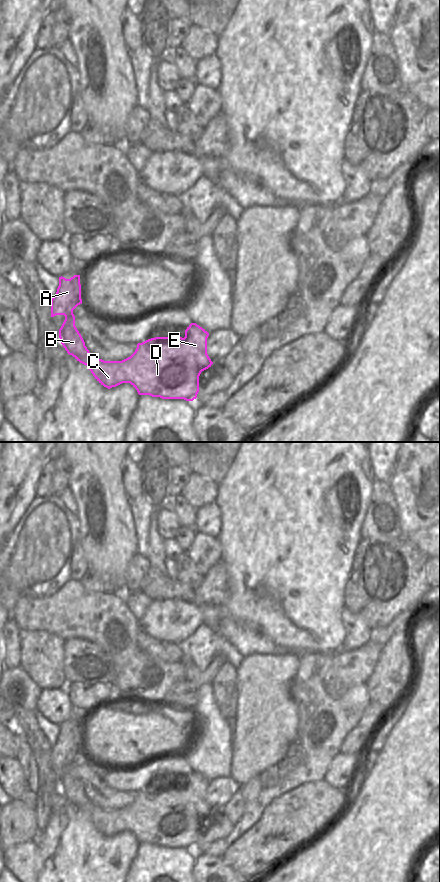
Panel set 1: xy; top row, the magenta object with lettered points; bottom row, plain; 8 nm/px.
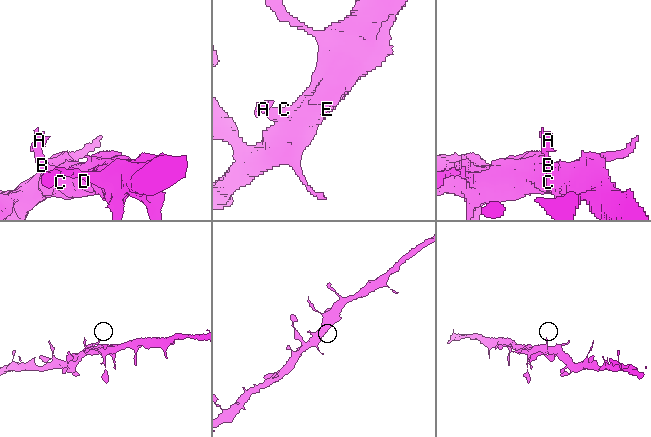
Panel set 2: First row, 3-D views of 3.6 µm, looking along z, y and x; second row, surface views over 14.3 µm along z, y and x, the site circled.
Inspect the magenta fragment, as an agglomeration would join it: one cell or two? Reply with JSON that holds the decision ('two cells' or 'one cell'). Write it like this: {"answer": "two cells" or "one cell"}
{"answer": "one cell"}

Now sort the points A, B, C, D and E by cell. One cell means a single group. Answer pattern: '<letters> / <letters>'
A B C D E

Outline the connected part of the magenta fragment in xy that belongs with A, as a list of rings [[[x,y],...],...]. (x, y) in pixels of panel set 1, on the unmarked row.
[[[80,723],[70,727],[59,725],[59,734],[51,747],[51,765],[64,763],[65,768],[59,777],[61,792],[69,803],[86,813],[95,827],[110,837],[122,831],[130,831],[139,843],[150,843],[162,847],[184,847],[193,849],[199,840],[199,824],[211,815],[213,810],[207,802],[209,781],[191,771],[185,778],[185,785],[155,785],[137,792],[135,800],[122,809],[104,809],[92,803],[75,774],[73,758],[82,752]]]

